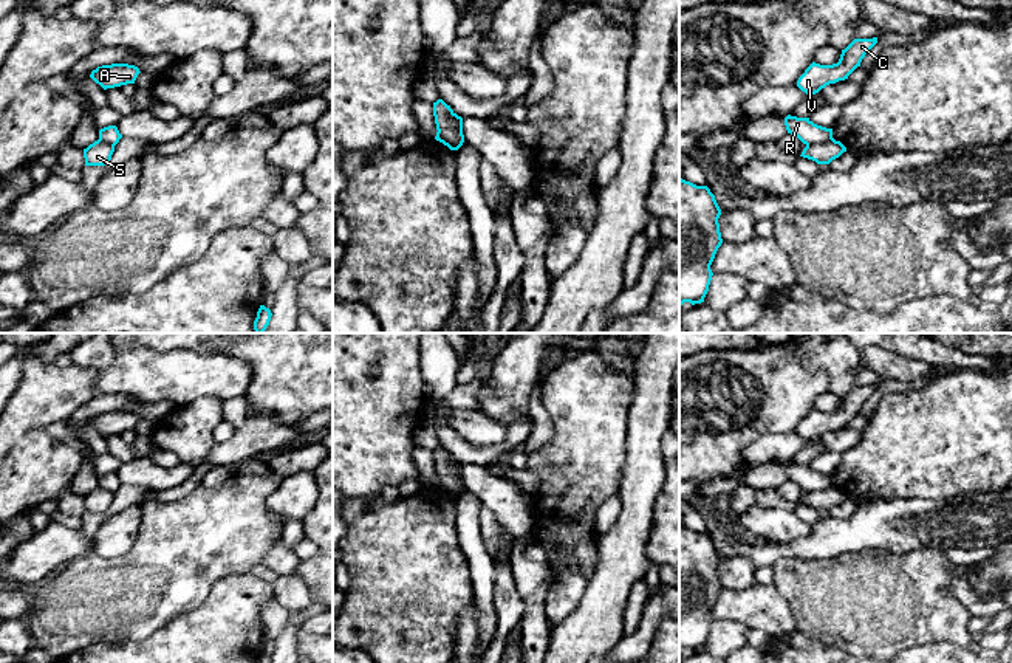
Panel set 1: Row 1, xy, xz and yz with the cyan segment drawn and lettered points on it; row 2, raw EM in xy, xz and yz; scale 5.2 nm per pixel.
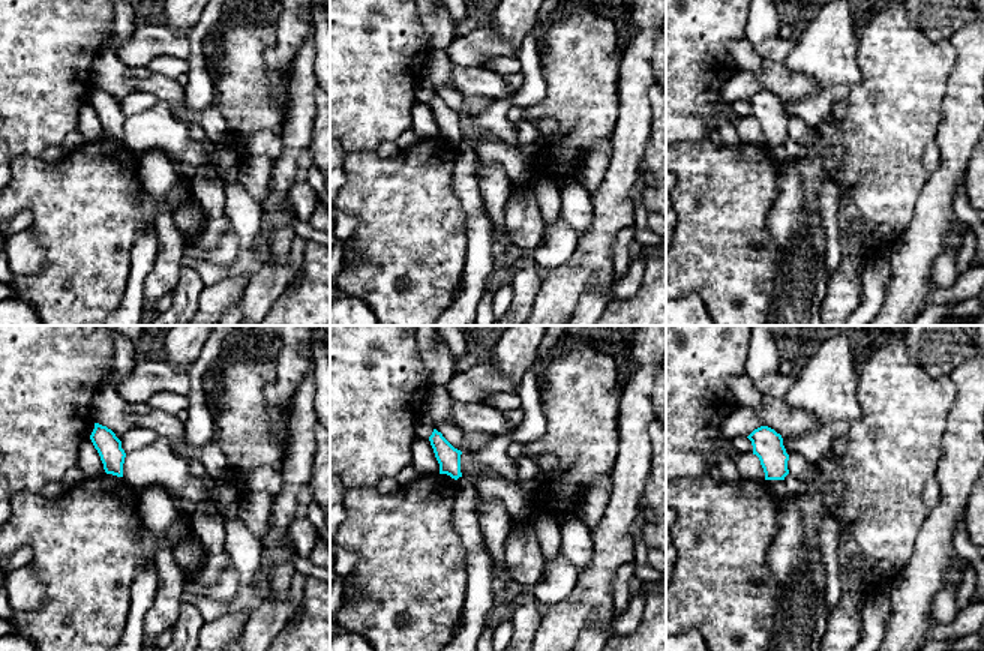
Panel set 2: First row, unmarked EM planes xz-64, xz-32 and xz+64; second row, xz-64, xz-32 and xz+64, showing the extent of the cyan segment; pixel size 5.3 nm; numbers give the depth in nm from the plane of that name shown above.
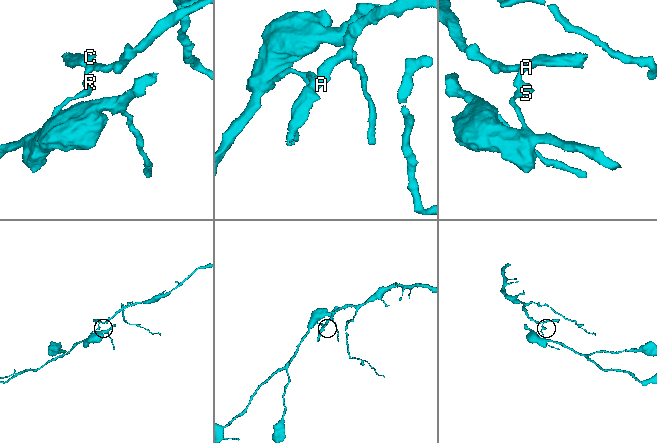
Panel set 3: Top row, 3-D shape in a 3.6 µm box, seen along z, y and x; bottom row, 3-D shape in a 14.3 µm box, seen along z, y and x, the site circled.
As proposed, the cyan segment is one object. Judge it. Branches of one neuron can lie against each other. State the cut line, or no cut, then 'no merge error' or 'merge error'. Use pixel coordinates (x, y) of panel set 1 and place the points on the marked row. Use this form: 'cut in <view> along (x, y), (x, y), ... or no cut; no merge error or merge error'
cut in yz along (833, 138), (806, 146); merge error

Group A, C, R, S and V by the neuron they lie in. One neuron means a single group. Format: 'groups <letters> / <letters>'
groups A C R V / S

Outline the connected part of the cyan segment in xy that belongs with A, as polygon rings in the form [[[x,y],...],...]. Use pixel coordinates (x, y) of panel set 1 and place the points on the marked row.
[[[128,64],[102,65],[91,71],[90,77],[104,90],[135,84],[139,68]]]

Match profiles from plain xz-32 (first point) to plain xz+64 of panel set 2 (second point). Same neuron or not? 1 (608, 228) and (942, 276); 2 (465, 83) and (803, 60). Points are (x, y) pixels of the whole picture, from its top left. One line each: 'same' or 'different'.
1: different
2: different

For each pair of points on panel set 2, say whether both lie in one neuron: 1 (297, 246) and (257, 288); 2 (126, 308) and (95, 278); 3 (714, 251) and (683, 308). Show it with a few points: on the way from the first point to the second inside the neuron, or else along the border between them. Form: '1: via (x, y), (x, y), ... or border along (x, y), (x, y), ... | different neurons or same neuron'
1: via (294, 258), (269, 284) | same neuron
2: border along (131, 267), (126, 293), (116, 309) | different neurons
3: border along (681, 294), (696, 294), (708, 309) | different neurons

